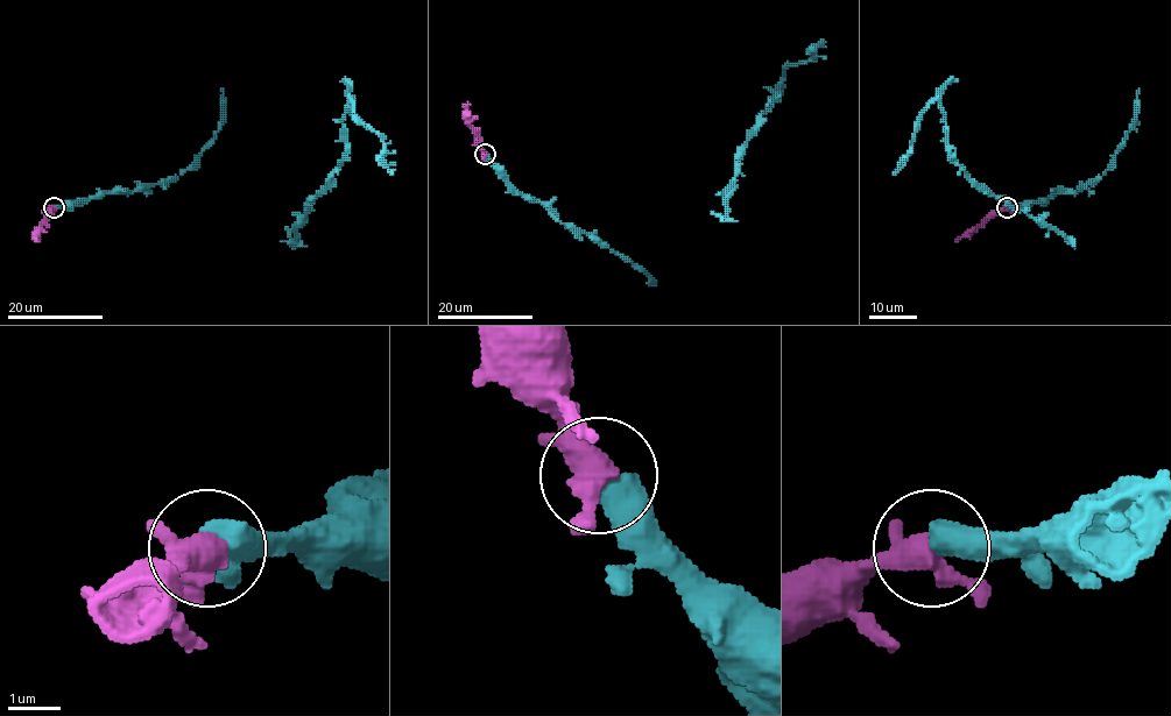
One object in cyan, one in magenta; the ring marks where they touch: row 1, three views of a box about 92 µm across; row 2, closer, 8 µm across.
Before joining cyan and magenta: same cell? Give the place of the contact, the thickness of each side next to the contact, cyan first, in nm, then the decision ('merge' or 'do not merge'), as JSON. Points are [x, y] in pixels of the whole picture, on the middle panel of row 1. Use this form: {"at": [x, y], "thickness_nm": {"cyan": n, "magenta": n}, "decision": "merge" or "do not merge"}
{"at": [485, 154], "thickness_nm": {"cyan": 550, "magenta": 380}, "decision": "merge"}

